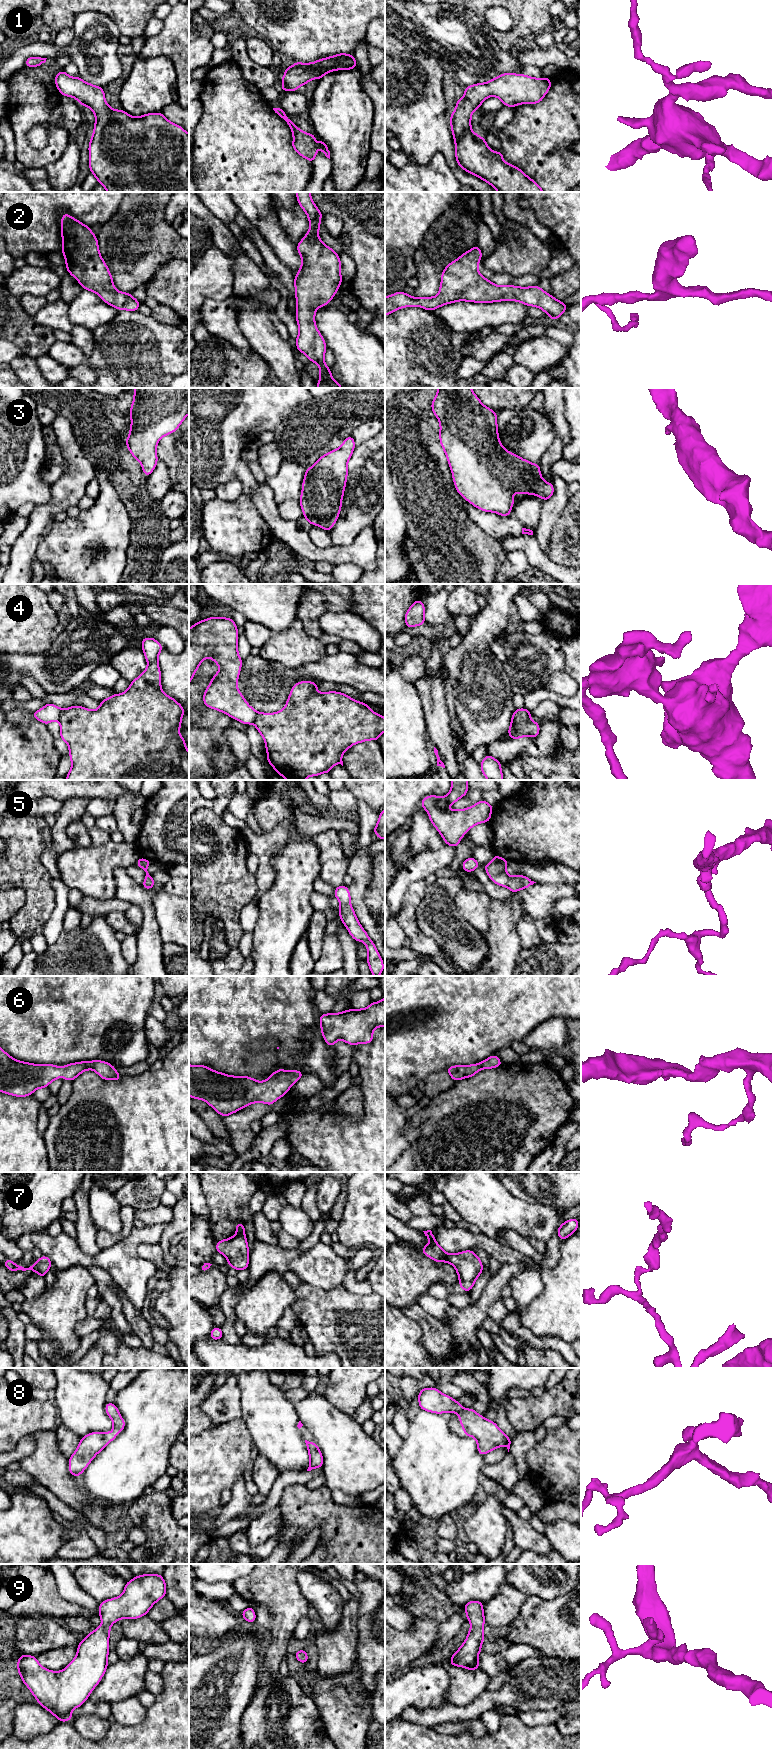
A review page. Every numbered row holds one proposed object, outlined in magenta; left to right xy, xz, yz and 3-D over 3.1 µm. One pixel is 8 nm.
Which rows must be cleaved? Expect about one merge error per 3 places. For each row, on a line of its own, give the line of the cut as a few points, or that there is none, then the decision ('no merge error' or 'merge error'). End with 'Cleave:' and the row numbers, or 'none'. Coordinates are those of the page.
1: cut none; no merge error
2: cut none; no merge error
3: cut none; no merge error
4: cut xy (62, 709), (58, 719); merge error
5: cut xz (340, 902), (349, 903); merge error
6: cut none; no merge error
7: cut xy (33, 1266), (34, 1270); merge error
8: cut none; no merge error
9: cut none; no merge error
Cleave: 4, 5, 7

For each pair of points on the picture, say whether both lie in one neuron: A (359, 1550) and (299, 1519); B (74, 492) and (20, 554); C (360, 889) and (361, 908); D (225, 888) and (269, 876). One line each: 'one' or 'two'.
A: one
B: one
C: one
D: two

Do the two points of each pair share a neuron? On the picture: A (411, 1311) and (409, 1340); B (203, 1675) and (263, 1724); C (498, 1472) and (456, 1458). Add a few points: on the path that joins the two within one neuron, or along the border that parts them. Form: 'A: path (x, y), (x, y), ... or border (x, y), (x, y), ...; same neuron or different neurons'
A: border (402, 1310), (420, 1326), (422, 1339); different neurons
B: border (255, 1687), (251, 1700), (242, 1715), (240, 1732); different neurons
C: border (485, 1464), (481, 1471); different neurons

